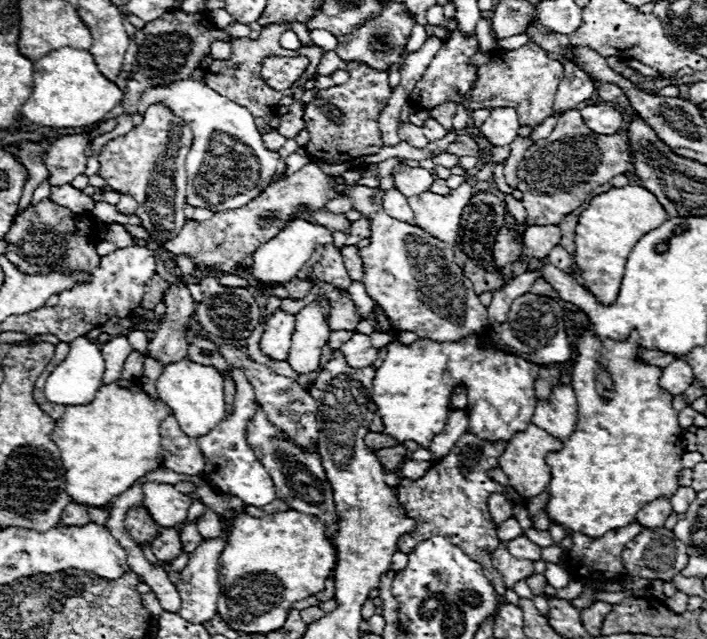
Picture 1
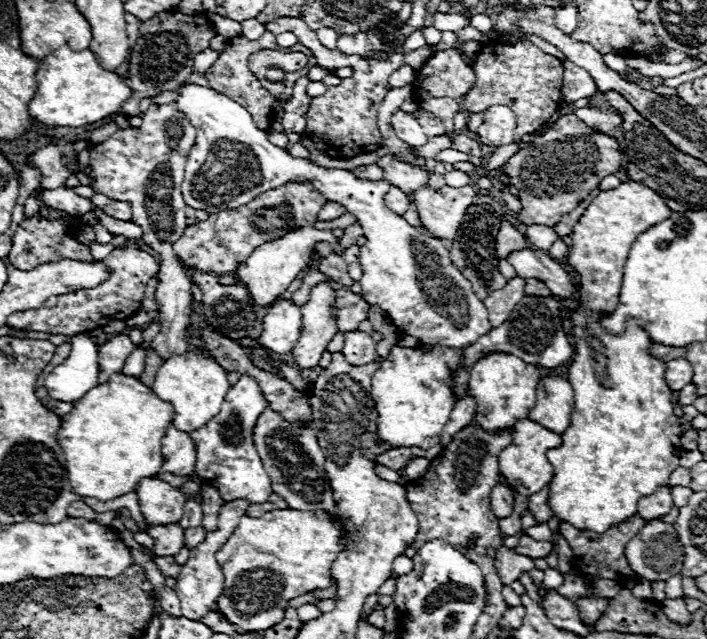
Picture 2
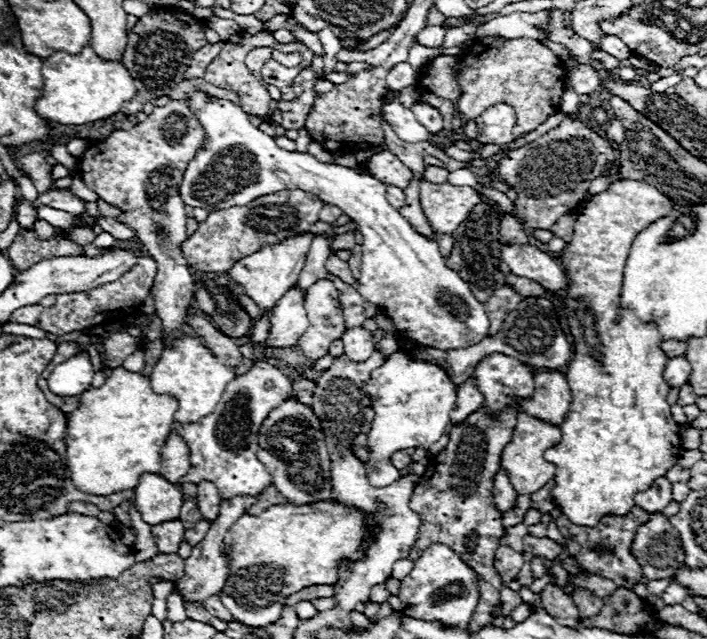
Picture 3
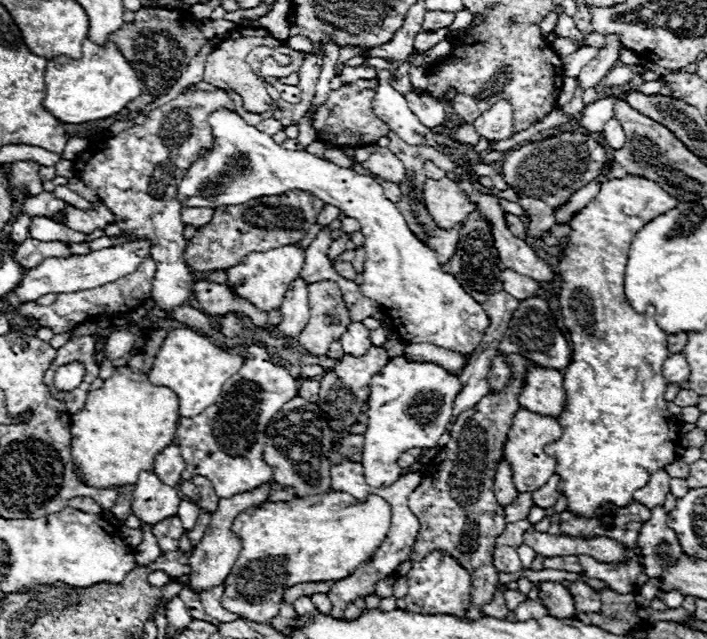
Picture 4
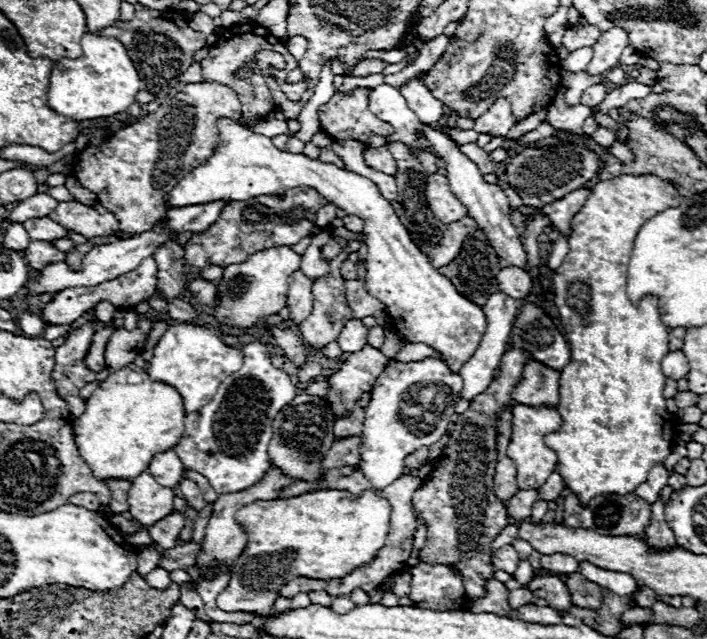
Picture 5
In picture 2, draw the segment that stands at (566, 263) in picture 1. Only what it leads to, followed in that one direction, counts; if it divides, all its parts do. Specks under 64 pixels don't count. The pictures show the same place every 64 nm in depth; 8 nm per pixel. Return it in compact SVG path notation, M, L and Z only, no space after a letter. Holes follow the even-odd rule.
M556 240L556 242L552 244L552 248L548 250L548 254L550 254L554 260L562 262L562 260L568 256L568 246L566 246L562 240Z

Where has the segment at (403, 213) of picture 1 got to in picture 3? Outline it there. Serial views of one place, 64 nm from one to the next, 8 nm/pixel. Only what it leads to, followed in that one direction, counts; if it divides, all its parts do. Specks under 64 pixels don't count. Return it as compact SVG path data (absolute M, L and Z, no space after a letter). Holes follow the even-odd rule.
M388 186L388 192L386 192L386 200L396 208L400 210L404 206L404 192L396 186Z

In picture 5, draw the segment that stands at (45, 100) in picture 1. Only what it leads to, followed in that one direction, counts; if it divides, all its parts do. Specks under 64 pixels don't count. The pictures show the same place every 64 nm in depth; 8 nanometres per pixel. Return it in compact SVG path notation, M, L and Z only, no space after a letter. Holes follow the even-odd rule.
M84 34L82 52L84 54L80 58L60 58L54 62L50 70L48 106L54 112L78 122L106 118L128 110L136 94L142 90L142 80L138 78L124 46L114 38Z

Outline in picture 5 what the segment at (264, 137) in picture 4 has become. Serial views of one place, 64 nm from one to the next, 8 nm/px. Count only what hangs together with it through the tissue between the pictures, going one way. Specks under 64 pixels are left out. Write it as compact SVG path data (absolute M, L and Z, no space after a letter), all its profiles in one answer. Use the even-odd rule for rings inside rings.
M220 118L216 126L220 130L220 142L214 154L184 176L184 180L170 192L168 204L180 208L210 204L216 200L240 202L266 194L284 194L296 186L314 188L330 204L358 216L364 222L364 238L368 246L366 290L386 306L386 312L396 324L396 332L404 338L404 342L424 342L438 348L438 352L444 352L444 356L452 360L448 368L458 372L464 360L468 360L480 346L488 324L486 316L478 304L464 298L450 278L442 276L438 268L432 266L430 258L422 254L410 238L410 232L404 224L400 224L392 204L380 194L378 186L372 180L330 162L278 150L268 136L256 134L252 128L230 118Z

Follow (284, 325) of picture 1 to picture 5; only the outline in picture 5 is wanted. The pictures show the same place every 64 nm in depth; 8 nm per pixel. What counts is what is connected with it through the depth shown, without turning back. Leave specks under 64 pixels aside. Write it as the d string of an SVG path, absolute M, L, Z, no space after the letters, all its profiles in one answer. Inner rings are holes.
M296 270L288 278L288 296L286 296L286 308L290 310L288 324L300 326L312 312L312 280L306 278L300 270Z

